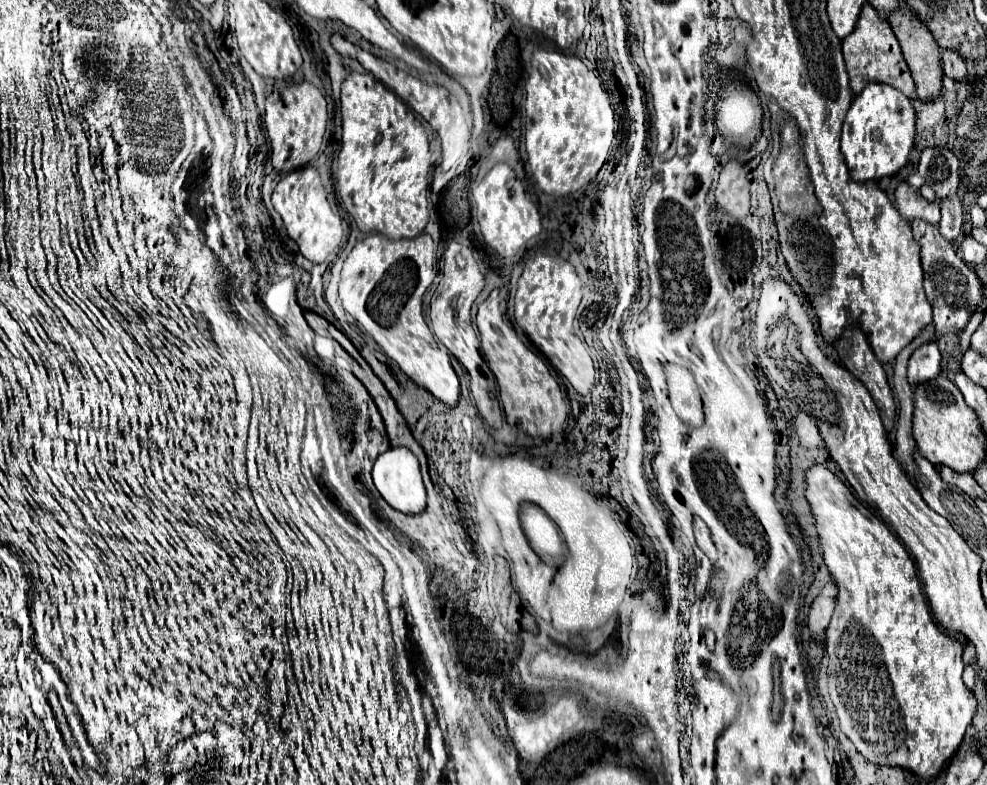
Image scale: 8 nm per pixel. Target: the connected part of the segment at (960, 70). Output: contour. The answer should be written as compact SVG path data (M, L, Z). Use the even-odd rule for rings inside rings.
M943 50L941 62L943 62L945 76L949 76L949 78L955 80L955 82L963 82L963 80L967 80L965 60L961 60L957 52L953 52L953 50Z

